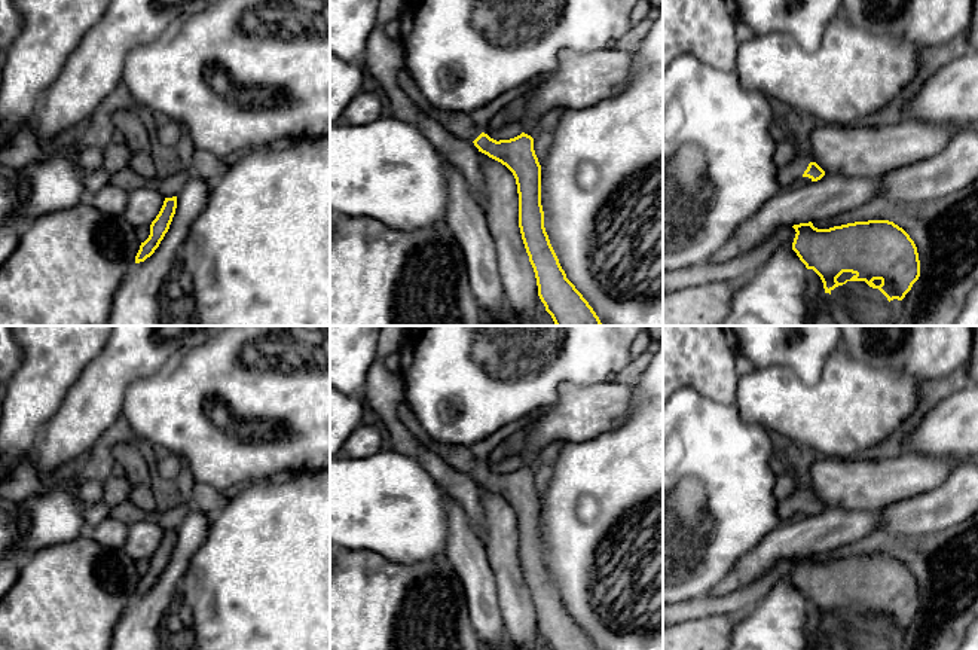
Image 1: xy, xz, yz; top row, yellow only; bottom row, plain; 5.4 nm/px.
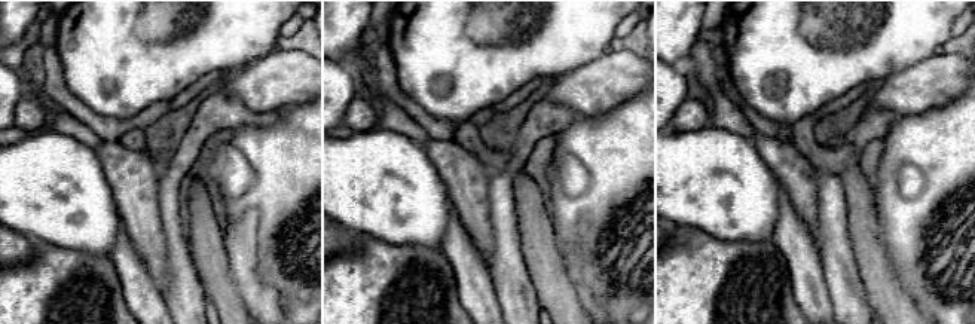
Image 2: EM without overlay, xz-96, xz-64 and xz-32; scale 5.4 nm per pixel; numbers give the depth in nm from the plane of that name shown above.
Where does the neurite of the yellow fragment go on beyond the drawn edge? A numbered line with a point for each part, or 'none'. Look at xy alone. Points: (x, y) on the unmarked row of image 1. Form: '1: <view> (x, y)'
none

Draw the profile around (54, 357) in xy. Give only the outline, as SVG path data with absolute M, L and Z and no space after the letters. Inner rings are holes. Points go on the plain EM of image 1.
M9 326L16 344L22 351L22 361L18 370L6 384L3 414L0 421L0 460L7 469L0 474L6 477L16 464L31 458L34 446L42 436L46 424L58 411L70 387L79 379L83 369L104 350L113 326Z

